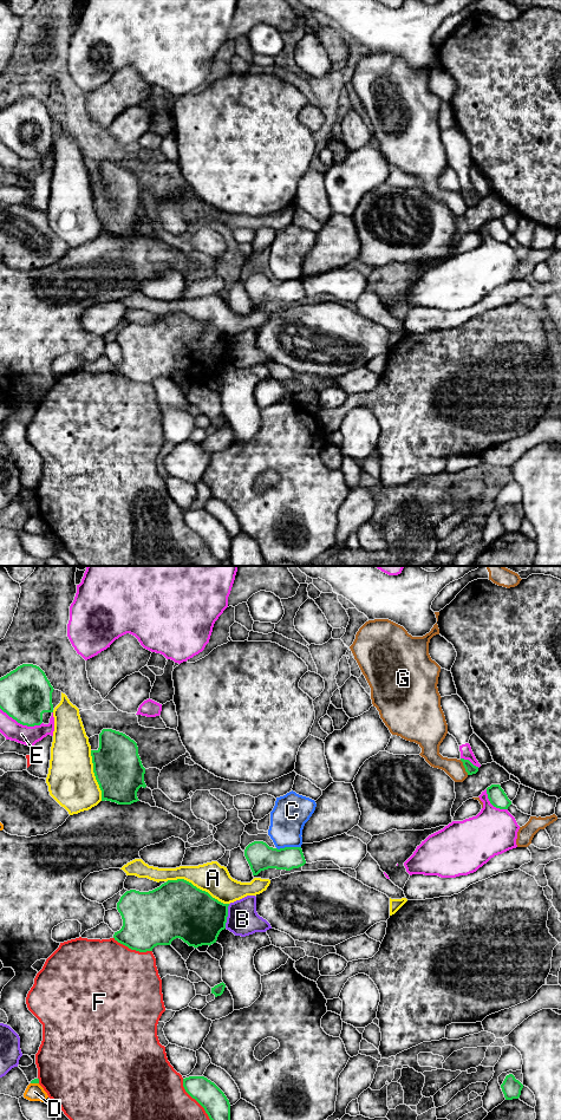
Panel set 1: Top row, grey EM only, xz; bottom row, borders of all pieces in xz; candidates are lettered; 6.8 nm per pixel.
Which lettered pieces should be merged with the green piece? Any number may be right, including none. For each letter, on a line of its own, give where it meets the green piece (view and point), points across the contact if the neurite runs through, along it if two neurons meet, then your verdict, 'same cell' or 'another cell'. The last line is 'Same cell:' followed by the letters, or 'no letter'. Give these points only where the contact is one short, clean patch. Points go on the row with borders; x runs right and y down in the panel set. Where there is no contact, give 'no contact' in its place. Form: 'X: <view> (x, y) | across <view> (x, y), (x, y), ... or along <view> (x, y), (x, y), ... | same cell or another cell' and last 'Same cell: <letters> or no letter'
A: xz (196, 887) | another cell
B: xz (227, 916) | another cell
C: xz (288, 847) | along xz (300, 846), (276, 848) | another cell
D: xz (34, 1082) | another cell
E: xz (21, 723) | another cell
F: xz (194, 1098) | another cell
G: xz (464, 767) | another cell
Same cell: no letter

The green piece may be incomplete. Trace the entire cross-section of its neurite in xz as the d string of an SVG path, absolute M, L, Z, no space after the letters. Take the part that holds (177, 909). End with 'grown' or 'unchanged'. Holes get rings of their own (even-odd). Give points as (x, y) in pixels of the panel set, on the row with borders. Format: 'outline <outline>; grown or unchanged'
outline M184 879L168 880L149 892L130 890L117 903L123 926L113 938L139 952L176 938L195 949L210 946L226 929L228 906Z; unchanged

